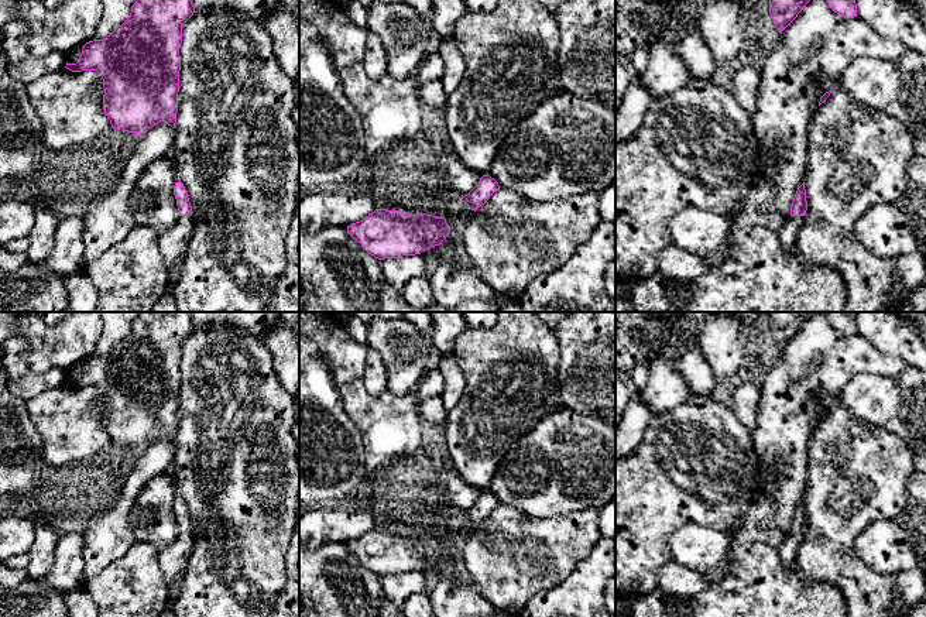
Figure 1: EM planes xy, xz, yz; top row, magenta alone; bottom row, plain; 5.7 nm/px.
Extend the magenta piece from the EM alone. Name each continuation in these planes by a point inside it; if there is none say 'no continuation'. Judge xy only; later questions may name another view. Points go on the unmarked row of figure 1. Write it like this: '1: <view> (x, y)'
1: xy (174, 558)

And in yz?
1: yz (789, 547)

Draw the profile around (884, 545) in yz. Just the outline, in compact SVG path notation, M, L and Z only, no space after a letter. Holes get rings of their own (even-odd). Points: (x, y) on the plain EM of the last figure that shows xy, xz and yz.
M894 520L870 524L854 546L858 558L878 573L895 576L920 565L909 532Z

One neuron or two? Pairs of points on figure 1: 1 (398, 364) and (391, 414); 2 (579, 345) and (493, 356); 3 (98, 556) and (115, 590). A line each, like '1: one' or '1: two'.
1: two
2: two
3: two

